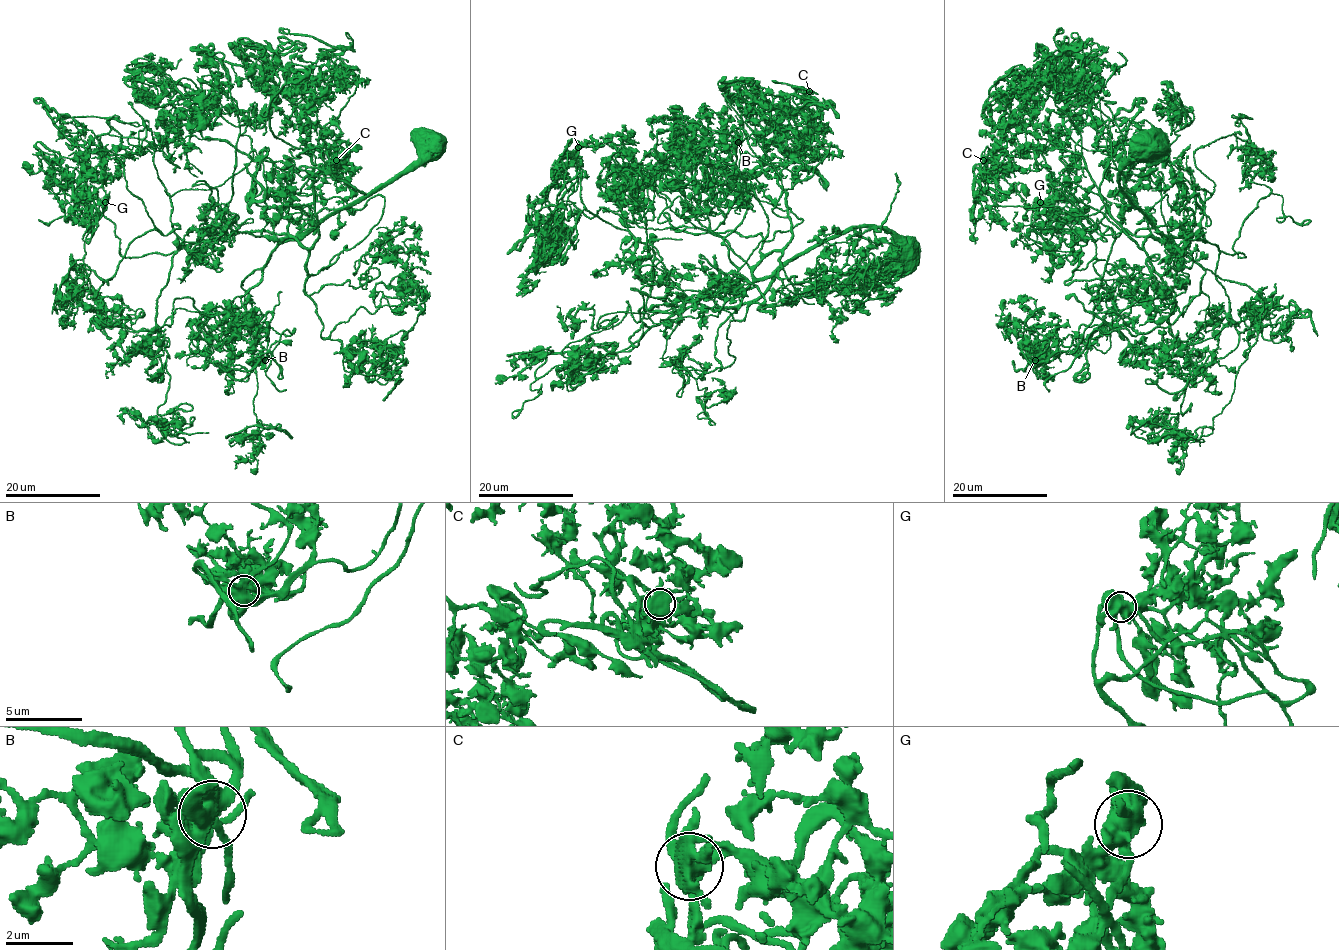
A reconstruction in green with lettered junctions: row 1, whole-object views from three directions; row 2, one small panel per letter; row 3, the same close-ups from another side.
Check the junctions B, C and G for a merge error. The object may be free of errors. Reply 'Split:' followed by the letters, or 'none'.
Split: none

